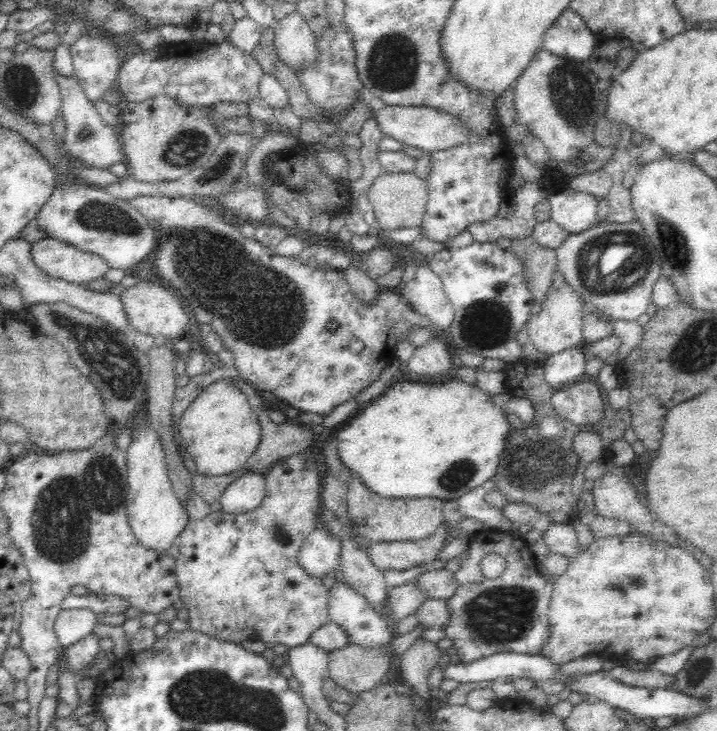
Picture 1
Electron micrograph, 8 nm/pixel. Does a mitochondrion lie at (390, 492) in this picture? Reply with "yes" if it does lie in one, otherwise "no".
no

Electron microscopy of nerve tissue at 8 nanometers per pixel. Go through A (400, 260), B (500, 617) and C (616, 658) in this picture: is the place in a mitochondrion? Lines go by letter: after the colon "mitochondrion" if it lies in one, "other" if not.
A: other
B: mitochondrion
C: other

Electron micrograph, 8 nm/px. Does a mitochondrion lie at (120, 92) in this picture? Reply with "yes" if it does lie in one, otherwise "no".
no

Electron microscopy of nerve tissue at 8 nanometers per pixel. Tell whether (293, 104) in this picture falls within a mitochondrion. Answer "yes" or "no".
no

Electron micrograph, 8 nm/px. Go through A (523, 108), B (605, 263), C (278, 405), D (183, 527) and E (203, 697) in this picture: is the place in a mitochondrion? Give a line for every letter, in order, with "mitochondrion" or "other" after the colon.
A: other
B: mitochondrion
C: other
D: other
E: mitochondrion

